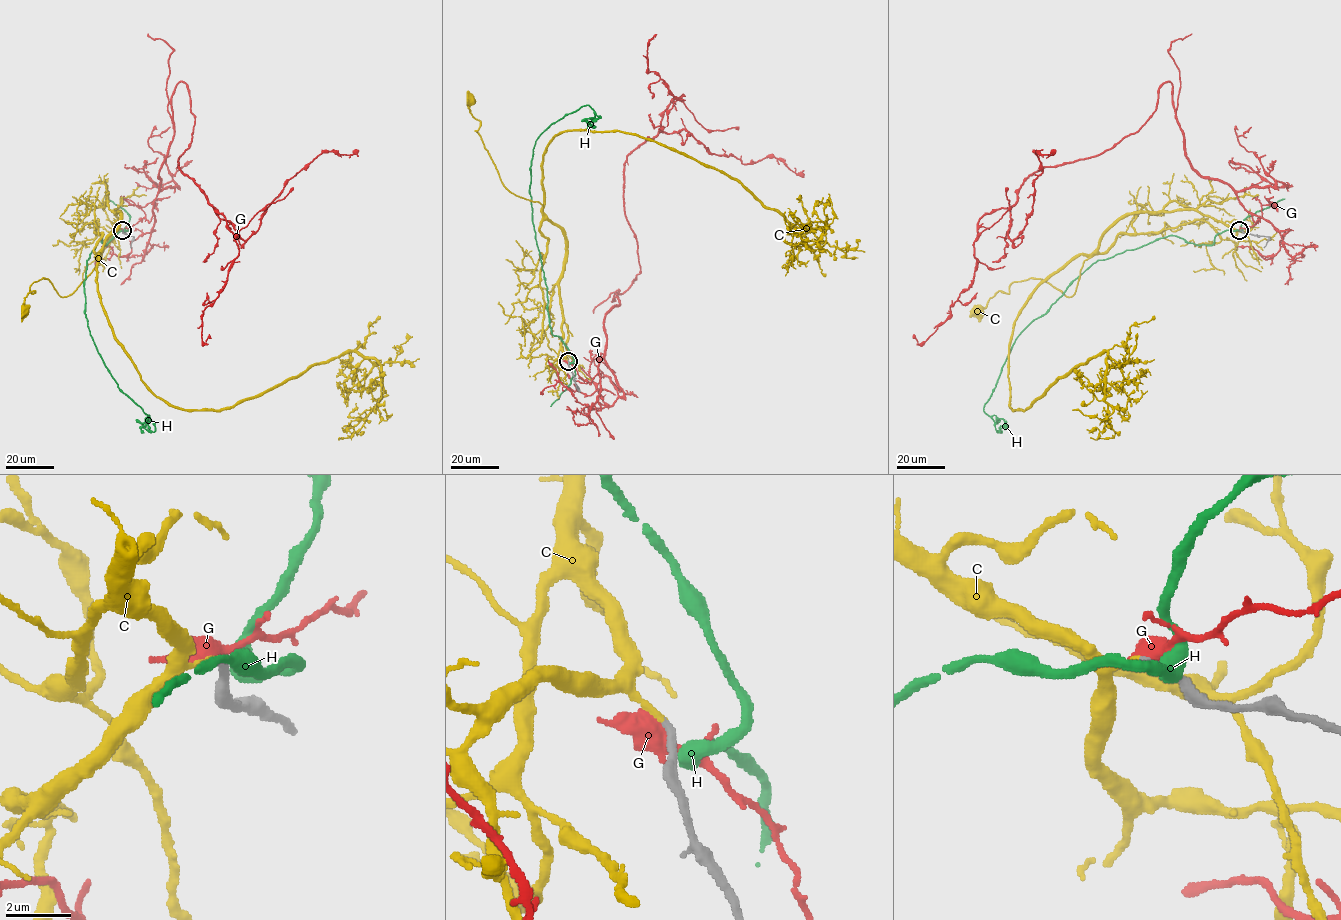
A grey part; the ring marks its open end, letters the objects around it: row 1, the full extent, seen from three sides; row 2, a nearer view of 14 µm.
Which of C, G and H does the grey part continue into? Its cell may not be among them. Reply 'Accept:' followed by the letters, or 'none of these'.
Accept: C

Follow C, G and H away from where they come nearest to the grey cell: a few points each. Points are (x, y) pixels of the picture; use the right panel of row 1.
C: (1239, 230), (1192, 209), (1126, 214), (1083, 261), (1071, 296), (1029, 278), (979, 310)
G: (1240, 230), (1260, 218), (1193, 168), (1169, 82), (1138, 130), (1031, 174), (1011, 240), (1048, 156)
H: (1242, 231), (1219, 233), (1212, 244), (1168, 235), (1085, 269), (1013, 345), (983, 409), (1004, 421), (1001, 433)

